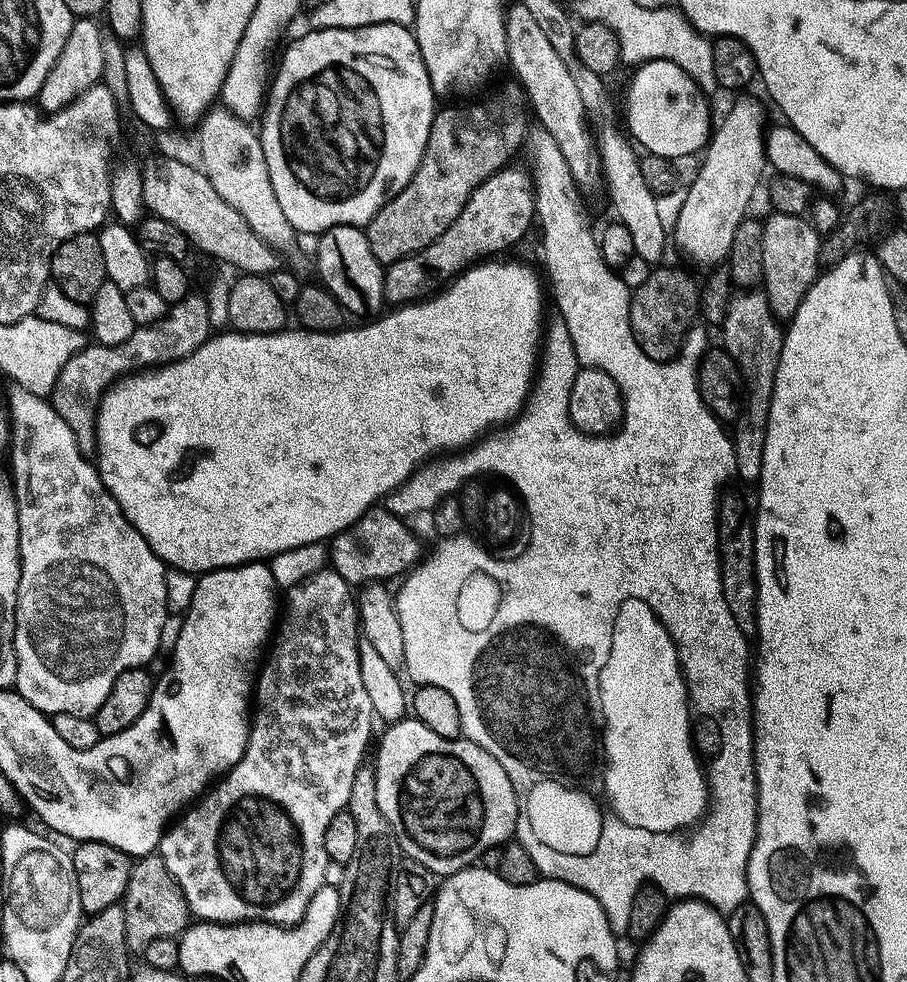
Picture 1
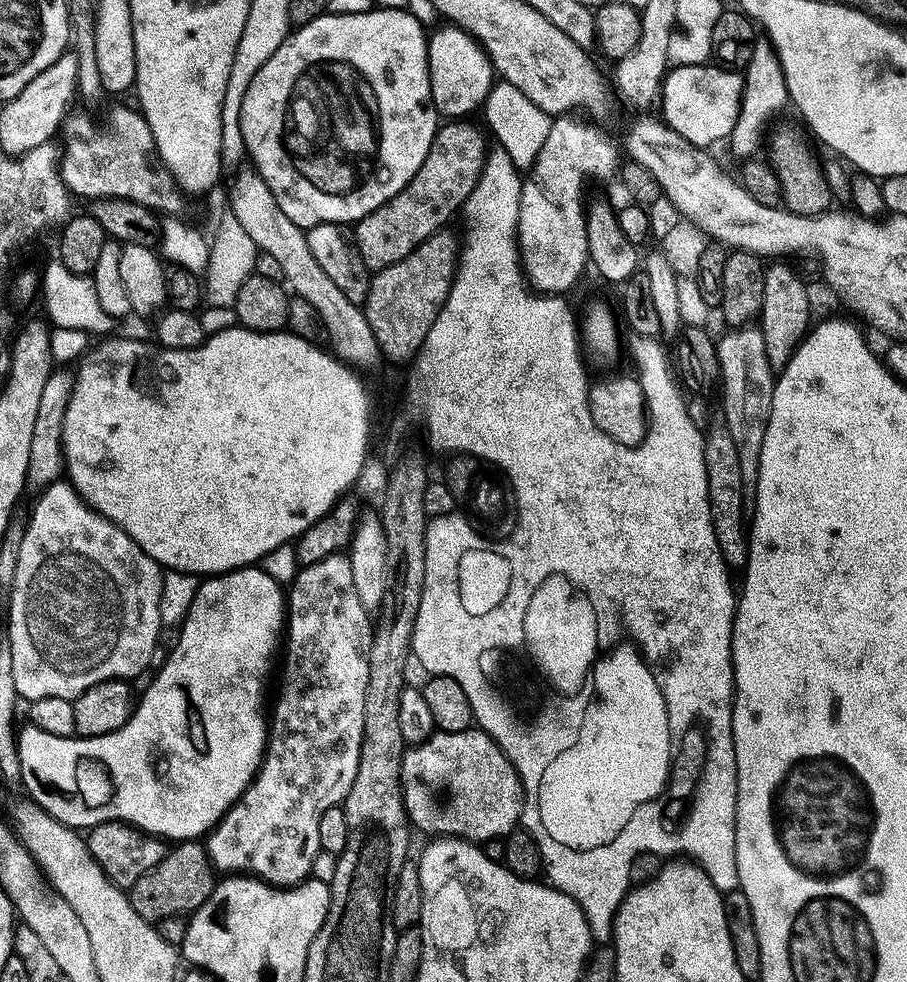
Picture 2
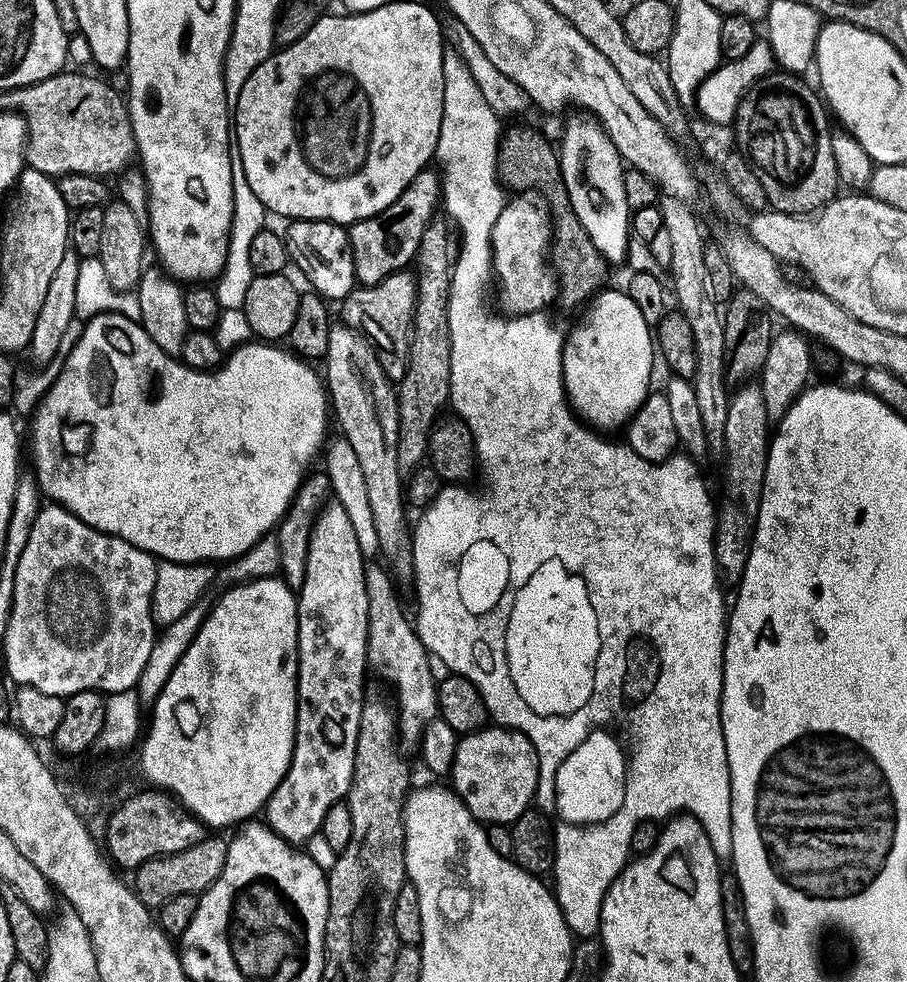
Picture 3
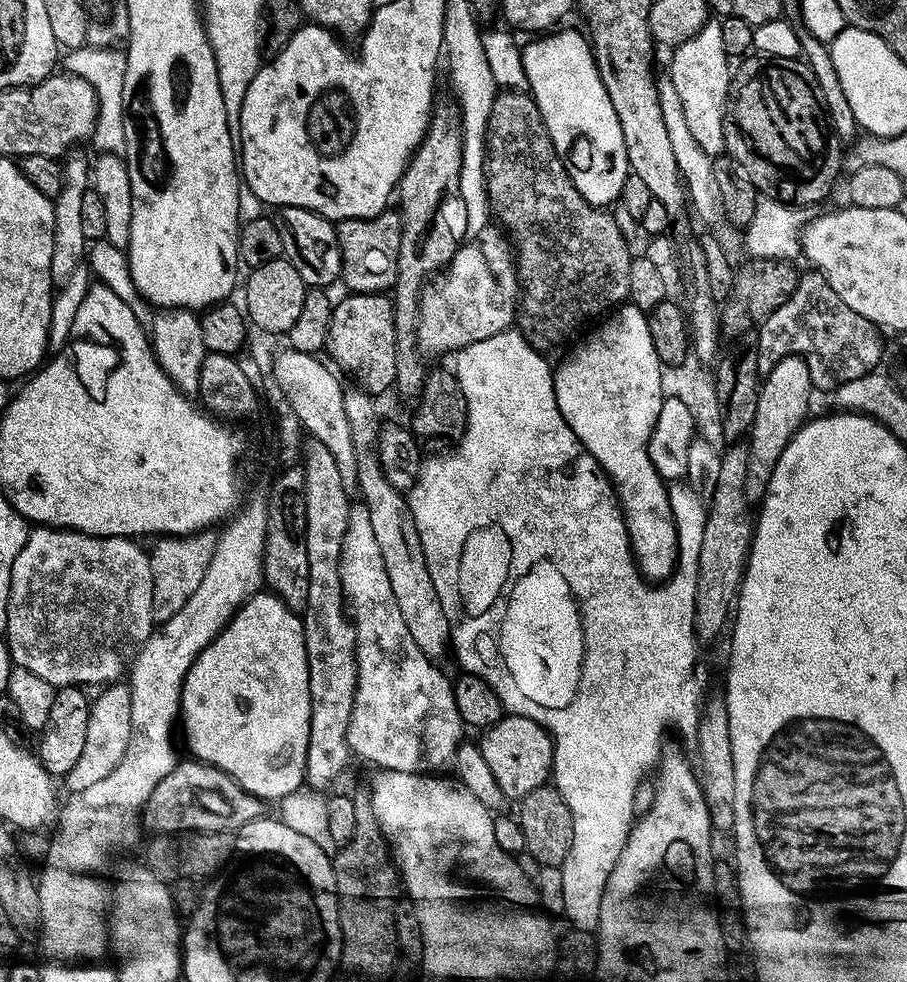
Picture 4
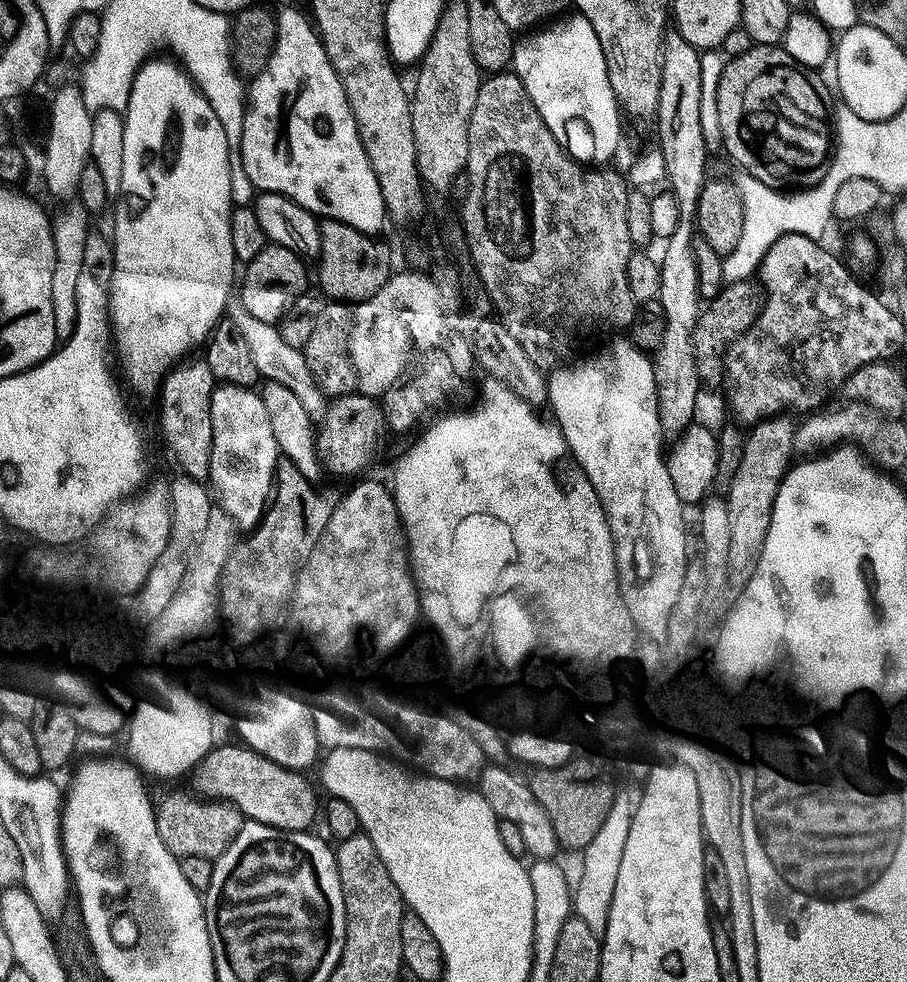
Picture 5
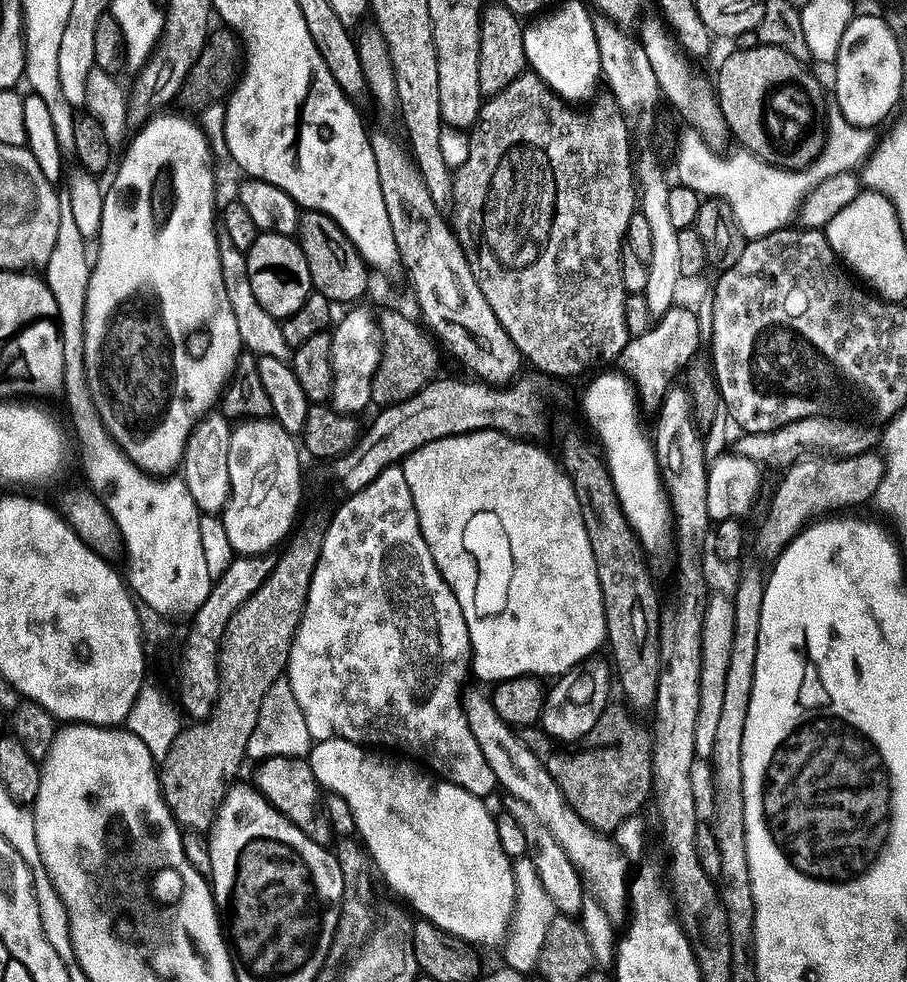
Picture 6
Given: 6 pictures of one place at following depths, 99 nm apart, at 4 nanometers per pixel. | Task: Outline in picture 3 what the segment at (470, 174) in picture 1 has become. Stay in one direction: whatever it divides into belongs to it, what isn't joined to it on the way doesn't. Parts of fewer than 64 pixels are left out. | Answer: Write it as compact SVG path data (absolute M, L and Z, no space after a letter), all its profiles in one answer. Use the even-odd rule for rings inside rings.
M432 171L420 172L418 178L414 178L410 187L398 198L398 202L394 202L394 206L382 210L382 214L374 218L359 220L357 224L351 225L356 279L363 287L369 288L386 278L397 276L420 253L422 238L432 221L437 219L438 209L442 204L442 176L439 171Z

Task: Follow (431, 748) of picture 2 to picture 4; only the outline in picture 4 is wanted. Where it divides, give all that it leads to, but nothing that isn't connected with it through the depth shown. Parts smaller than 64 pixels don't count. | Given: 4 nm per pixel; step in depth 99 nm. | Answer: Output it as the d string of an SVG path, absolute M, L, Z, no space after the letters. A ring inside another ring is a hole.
M508 714L502 722L487 729L483 736L484 741L480 740L478 744L481 754L509 801L519 802L525 796L534 794L534 790L545 787L553 779L556 744L541 724Z

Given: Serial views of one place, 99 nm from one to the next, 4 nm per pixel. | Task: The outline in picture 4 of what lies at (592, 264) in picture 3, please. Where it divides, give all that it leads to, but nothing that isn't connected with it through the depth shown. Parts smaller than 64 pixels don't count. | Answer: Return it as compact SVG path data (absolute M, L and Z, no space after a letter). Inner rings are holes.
M504 90L497 95L494 108L490 114L490 124L486 137L486 159L484 161L484 181L488 187L488 207L501 229L510 237L514 245L514 255L516 258L516 273L520 276L520 311L518 313L518 330L530 342L530 346L541 354L549 354L555 348L560 348L563 344L568 344L587 324L595 325L601 318L615 313L621 306L629 303L630 294L630 266L634 259L634 251L628 245L628 240L624 237L624 232L620 229L620 224L611 215L611 211L603 208L592 208L582 194L572 184L572 179L568 176L565 161L562 159L556 147L552 144L552 139L548 133L548 125L545 124L540 107L536 105L531 95L520 90Z

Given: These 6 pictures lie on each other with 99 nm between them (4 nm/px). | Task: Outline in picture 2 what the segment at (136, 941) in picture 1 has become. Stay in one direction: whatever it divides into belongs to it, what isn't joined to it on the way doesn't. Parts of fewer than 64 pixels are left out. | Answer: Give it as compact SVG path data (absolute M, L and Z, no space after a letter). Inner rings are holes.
M184 842L177 848L180 849L169 851L164 861L154 866L154 870L147 872L130 890L134 910L155 924L175 916L187 917L196 913L212 897L218 883L203 843Z

